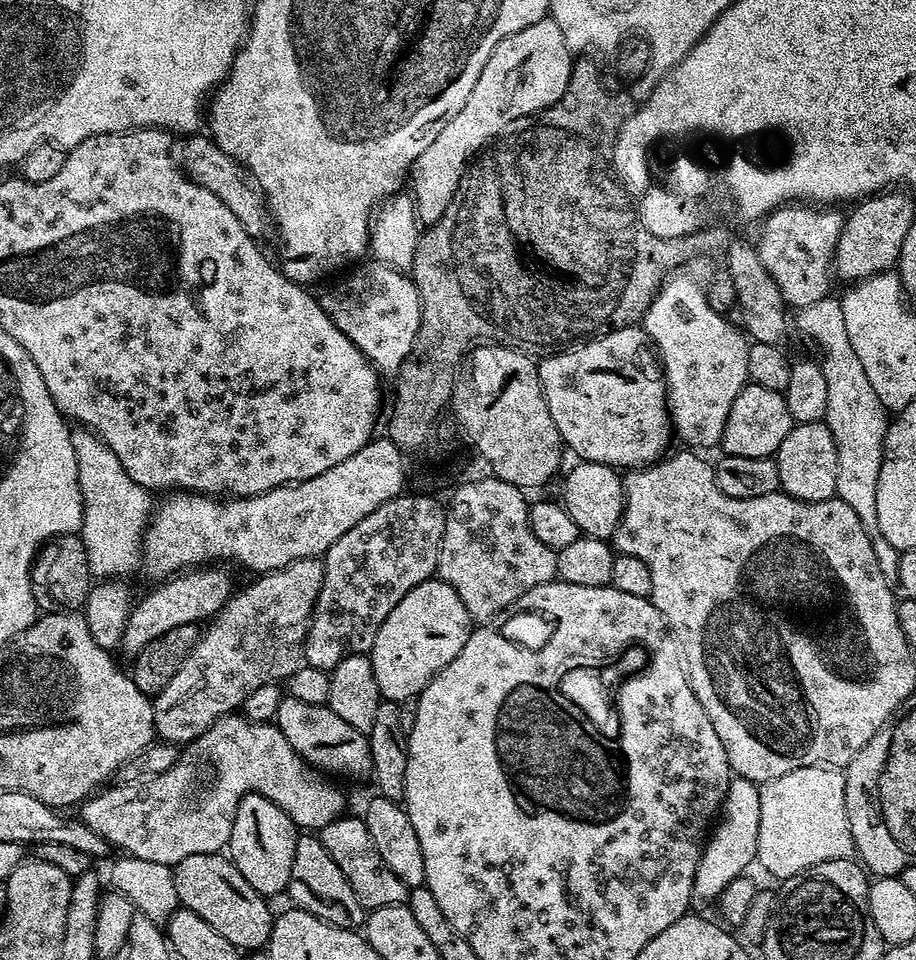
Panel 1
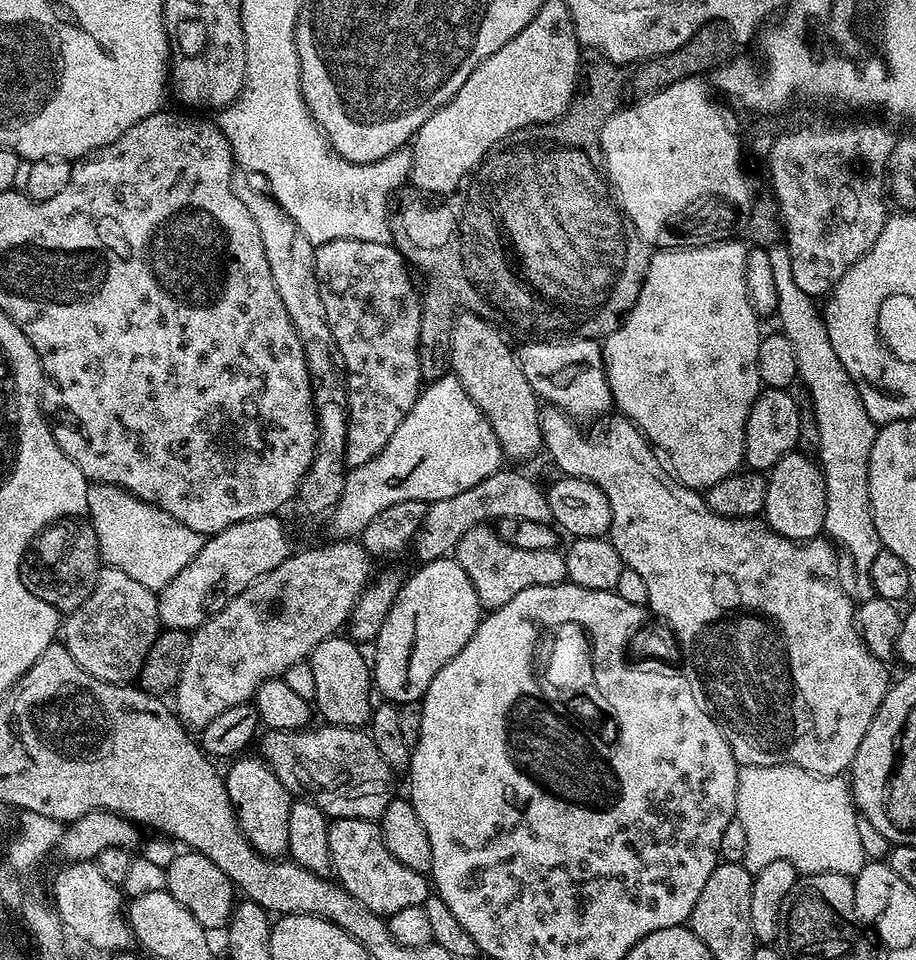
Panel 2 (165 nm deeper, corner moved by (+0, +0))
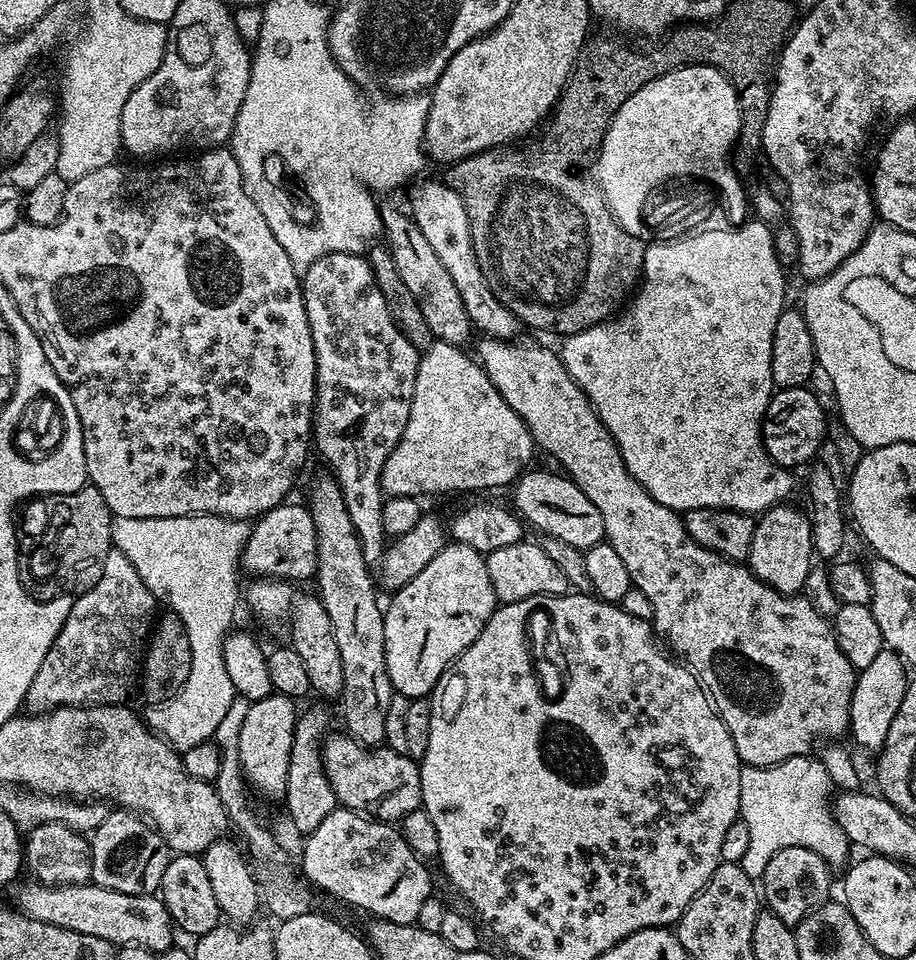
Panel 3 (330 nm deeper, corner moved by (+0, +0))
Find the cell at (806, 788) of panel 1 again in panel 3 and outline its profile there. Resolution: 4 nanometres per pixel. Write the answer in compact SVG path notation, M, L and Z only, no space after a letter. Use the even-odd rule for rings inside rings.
M811 755L795 756L781 764L762 768L741 767L739 819L742 824L744 820L744 828L748 831L748 845L738 863L748 876L763 877L770 858L774 858L778 850L786 850L790 846L814 850L814 854L821 856L830 866L849 863L848 839L832 813L830 797L834 787L830 775L820 758L812 759Z

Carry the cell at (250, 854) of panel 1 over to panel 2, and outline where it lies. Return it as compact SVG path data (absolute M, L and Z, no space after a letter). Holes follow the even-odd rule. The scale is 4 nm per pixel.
M241 755L228 765L224 784L228 787L228 797L236 807L236 817L254 851L259 856L280 858L288 851L290 842L290 806L293 797L278 782L274 770L259 755Z

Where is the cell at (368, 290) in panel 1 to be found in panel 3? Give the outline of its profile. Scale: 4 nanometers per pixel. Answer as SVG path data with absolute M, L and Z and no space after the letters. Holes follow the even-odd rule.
M335 252L334 254L326 254L322 258L318 258L318 262L314 262L302 272L302 287L304 290L304 305L306 306L306 314L308 315L308 325L312 331L312 341L314 342L314 350L316 351L316 403L314 405L314 448L320 451L320 456L325 460L327 467L333 476L336 477L338 486L342 490L342 498L346 502L346 510L350 513L350 522L354 526L354 530L360 539L362 546L362 554L364 561L369 566L379 565L380 559L384 556L386 547L386 537L384 535L384 527L382 526L382 506L386 499L386 493L380 487L380 479L382 478L382 466L386 466L386 458L390 458L390 454L394 450L394 446L398 446L398 442L402 438L402 430L406 430L406 422L410 422L410 406L414 398L414 382L418 374L418 366L420 365L421 349L415 348L410 342L410 338L406 338L406 334L398 325L394 315L394 308L388 305L388 300L384 297L384 292L380 289L380 284L376 281L376 272L372 269L372 264L367 260L367 255L359 252Z

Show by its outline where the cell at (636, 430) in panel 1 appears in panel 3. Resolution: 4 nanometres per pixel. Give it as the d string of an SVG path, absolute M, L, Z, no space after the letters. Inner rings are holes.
M443 179L424 180L413 183L412 208L410 215L412 221L422 230L426 242L430 242L434 254L438 254L442 266L446 266L450 279L458 289L462 298L462 306L466 306L466 314L470 318L473 329L477 333L494 340L514 340L521 335L522 321L503 299L496 297L480 260L476 257L476 244L472 223L466 214L464 199L456 189L451 188Z

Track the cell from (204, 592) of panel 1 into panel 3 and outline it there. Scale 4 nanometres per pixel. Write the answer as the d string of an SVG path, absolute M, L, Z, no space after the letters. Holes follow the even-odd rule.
M285 502L274 507L259 517L251 527L248 542L241 556L241 567L243 571L256 578L286 579L290 582L304 582L306 578L311 579L316 572L317 566L317 532L314 530L313 516L309 514L307 507L303 504L292 504Z

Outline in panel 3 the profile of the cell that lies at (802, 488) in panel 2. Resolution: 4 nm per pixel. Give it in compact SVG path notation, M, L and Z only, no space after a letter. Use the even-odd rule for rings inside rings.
M788 502L776 504L767 512L759 513L754 526L754 542L750 542L746 561L747 568L759 580L766 582L784 596L803 593L808 583L808 575L814 567L811 519L790 505Z

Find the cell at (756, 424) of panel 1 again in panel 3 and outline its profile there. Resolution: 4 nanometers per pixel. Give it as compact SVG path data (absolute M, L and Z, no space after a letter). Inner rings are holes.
M808 386L782 388L773 391L772 401L768 403L762 425L764 448L772 461L782 468L796 470L799 464L811 465L824 440L824 408L810 389Z

